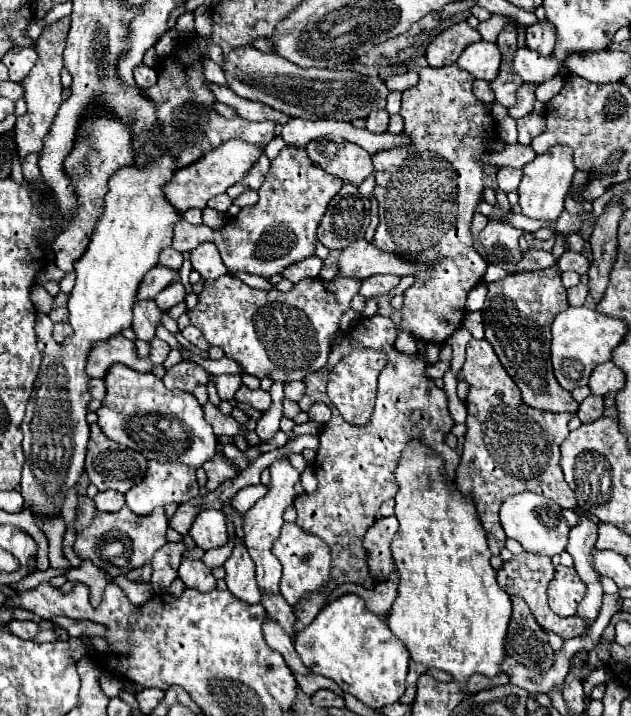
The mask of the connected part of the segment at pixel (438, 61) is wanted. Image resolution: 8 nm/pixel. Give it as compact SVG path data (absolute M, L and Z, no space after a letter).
M458 22L454 26L442 30L426 48L428 66L440 68L440 66L456 62L460 58L460 54L464 52L464 48L478 40L480 40L478 30L468 26L468 22Z

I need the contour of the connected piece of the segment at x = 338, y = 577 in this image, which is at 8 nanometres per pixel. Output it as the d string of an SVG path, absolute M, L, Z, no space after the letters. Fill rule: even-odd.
M380 314L362 318L360 324L356 324L346 334L346 338L336 348L332 348L328 366L304 378L306 391L304 398L298 403L300 409L308 411L310 406L318 400L328 402L328 406L332 408L332 418L320 434L320 450L314 462L318 490L314 494L302 494L294 500L294 508L298 512L296 524L300 524L304 532L322 538L330 546L332 570L330 570L328 590L324 590L324 594L330 594L336 586L346 584L346 582L354 582L364 588L374 586L374 580L368 576L368 564L366 564L366 552L362 548L362 538L366 530L374 524L380 504L388 498L394 498L398 490L394 482L394 470L396 470L400 452L406 448L410 440L416 438L428 444L430 448L434 448L438 454L442 454L450 480L454 478L454 472L460 462L460 456L452 448L448 448L444 442L444 436L454 426L454 420L450 418L450 412L448 412L446 392L440 390L434 384L434 380L424 376L424 368L426 368L424 358L418 354L410 356L410 354L398 352L394 348L394 340L396 340L396 326L390 318L384 318ZM352 348L374 348L374 350L384 352L388 358L384 370L380 372L376 406L366 426L348 424L326 396L326 374Z

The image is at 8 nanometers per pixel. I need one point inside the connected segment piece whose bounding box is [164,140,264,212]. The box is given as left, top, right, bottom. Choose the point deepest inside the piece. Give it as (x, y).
(192, 187)

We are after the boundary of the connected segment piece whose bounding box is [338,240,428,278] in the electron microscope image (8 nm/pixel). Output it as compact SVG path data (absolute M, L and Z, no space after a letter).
M356 240L354 246L344 248L338 264L342 276L354 278L368 278L374 274L396 274L402 278L408 274L416 274L416 270L428 270L428 266L404 262L402 258L396 258L396 254L384 254L384 250L372 246L372 242L366 240Z

